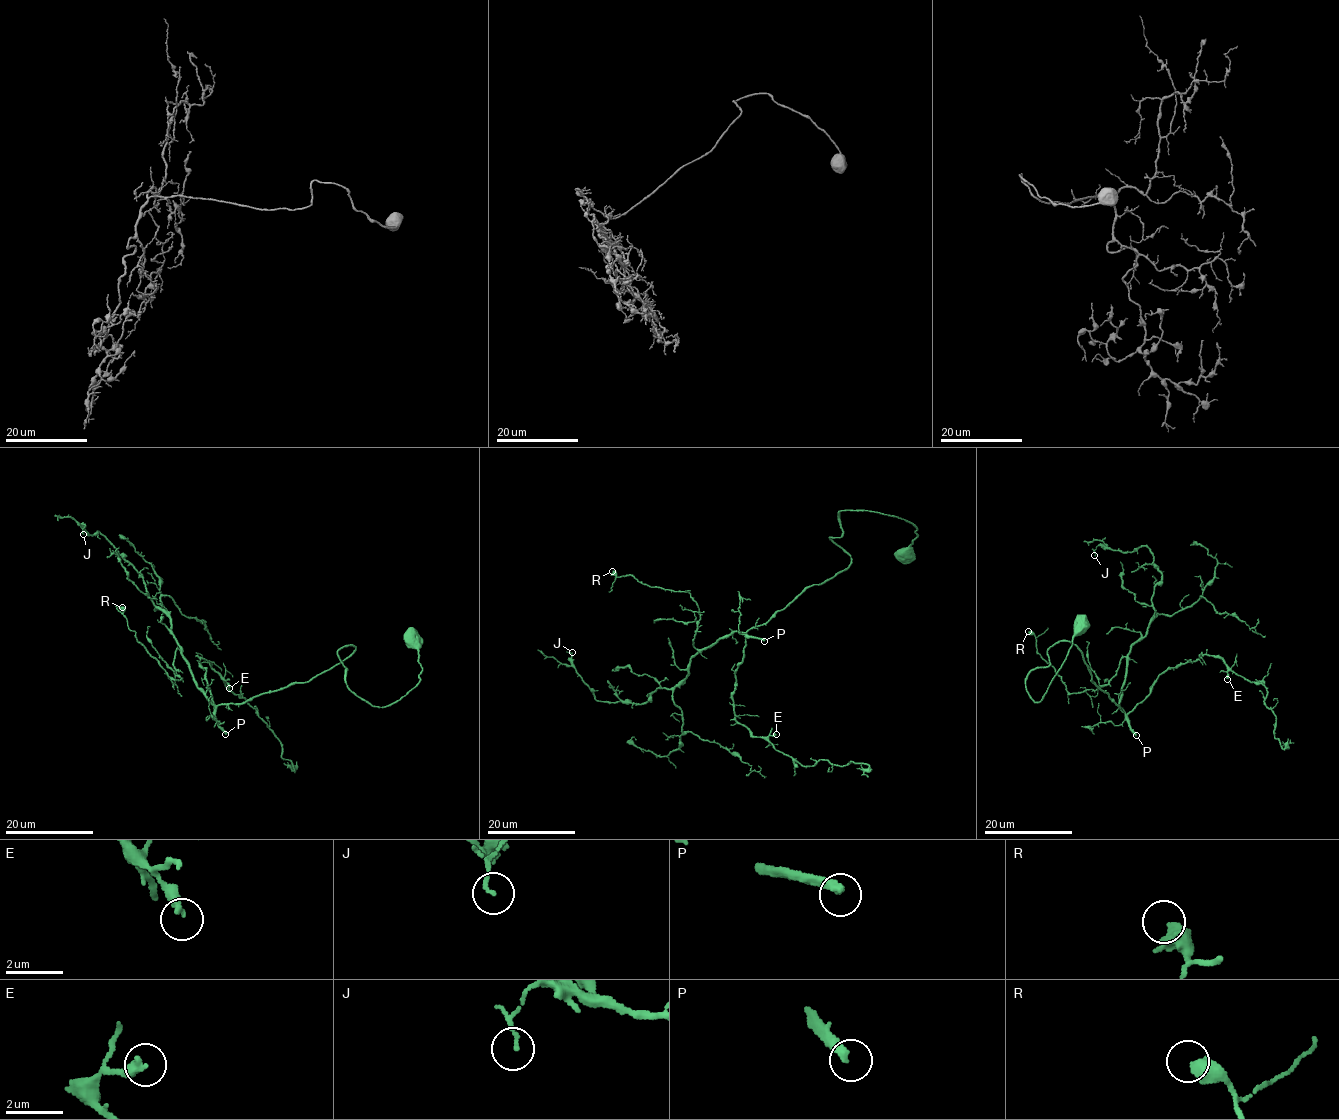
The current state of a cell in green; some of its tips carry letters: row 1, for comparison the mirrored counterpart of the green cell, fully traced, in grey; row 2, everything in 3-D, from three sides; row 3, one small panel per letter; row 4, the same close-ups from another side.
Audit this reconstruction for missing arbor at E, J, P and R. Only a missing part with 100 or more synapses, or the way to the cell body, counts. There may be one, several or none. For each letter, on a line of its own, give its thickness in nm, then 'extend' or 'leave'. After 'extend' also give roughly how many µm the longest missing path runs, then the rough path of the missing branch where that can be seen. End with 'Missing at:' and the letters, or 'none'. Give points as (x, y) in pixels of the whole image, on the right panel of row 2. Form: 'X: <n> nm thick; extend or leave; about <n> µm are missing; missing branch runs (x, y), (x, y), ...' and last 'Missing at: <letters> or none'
E: 320 nm thick; leave
J: 130 nm thick; leave
P: 320 nm thick; extend; about 90 µm are missing
R: 400 nm thick; leave
Missing at: P

